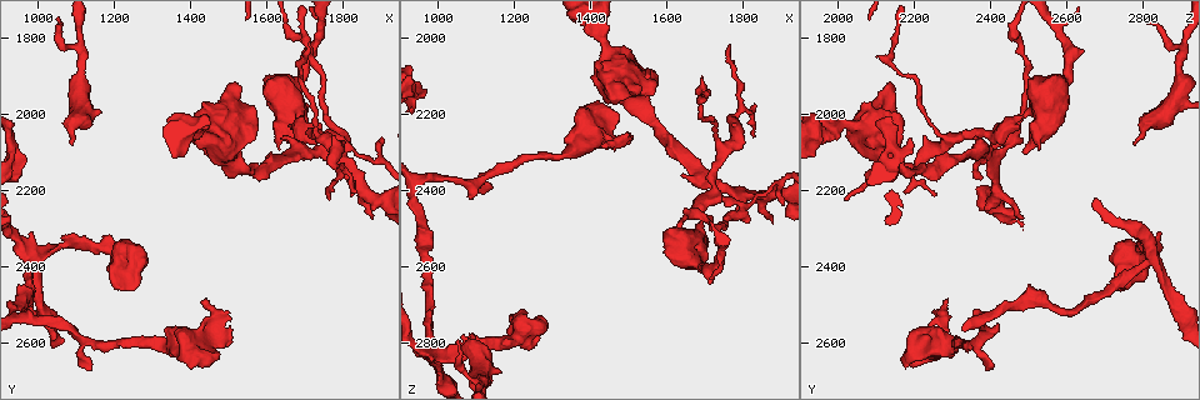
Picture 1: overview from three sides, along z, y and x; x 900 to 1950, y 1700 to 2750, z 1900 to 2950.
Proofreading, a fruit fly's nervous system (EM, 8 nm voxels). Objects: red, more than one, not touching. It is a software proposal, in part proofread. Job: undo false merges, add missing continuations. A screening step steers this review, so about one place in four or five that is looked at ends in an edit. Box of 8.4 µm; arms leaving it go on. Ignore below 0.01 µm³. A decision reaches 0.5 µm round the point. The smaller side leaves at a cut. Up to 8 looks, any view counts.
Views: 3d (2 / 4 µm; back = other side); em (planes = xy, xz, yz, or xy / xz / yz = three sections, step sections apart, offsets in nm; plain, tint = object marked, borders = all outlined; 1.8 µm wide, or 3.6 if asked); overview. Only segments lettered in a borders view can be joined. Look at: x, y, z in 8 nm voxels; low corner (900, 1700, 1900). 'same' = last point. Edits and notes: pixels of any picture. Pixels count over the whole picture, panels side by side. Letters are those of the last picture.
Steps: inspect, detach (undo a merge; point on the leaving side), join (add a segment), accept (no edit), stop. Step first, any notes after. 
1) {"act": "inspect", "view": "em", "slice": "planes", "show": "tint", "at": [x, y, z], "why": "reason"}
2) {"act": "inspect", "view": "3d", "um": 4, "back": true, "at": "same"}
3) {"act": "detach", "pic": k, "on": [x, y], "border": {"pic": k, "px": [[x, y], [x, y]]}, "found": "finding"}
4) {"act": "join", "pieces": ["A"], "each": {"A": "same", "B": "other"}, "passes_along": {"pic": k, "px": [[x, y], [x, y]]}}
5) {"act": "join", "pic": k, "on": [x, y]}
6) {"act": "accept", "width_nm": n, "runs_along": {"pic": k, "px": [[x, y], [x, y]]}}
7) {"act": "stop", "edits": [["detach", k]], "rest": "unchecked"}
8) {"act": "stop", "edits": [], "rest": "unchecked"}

{"act": "inspect", "view": "3d", "um": 2, "at": [1290, 2610, 2310], "why": "thick turns thin"}

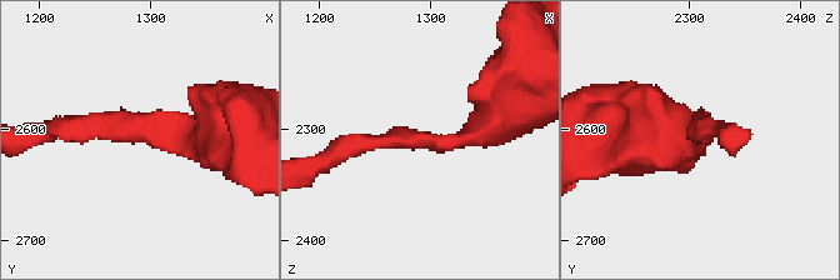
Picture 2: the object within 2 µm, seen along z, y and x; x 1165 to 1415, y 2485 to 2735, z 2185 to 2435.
{"act": "inspect", "view": "em", "slice": "xy", "step": 8, "show": "borders", "at": [1294, 2602, 2310], "why": "shape alone is not enough"}

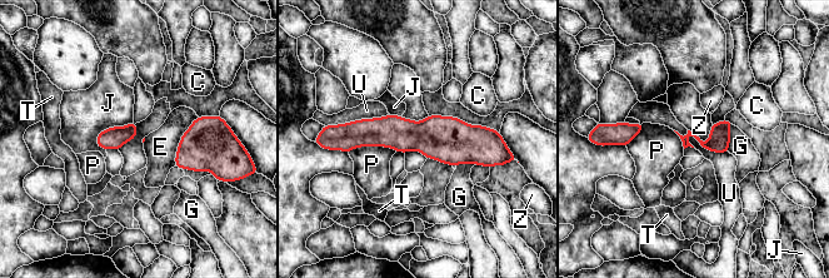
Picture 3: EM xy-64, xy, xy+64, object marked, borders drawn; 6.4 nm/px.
{"act": "accept", "each": {"C": "other", "E": "other", "G": "other", "J": "other", "P": "other", "T": "other", "U": "other", "Z": "other"}, "runs_along": {"pic": 3, "px": [[343, 133], [399, 133], [493, 145]]}, "found": "one cell here"}

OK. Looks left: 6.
{"act": "inspect", "view": "em", "um": 3.6, "slice": "yz", "step": 8, "show": "tint", "at": [985, 2535, 2370], "why": "abrupt turn"}

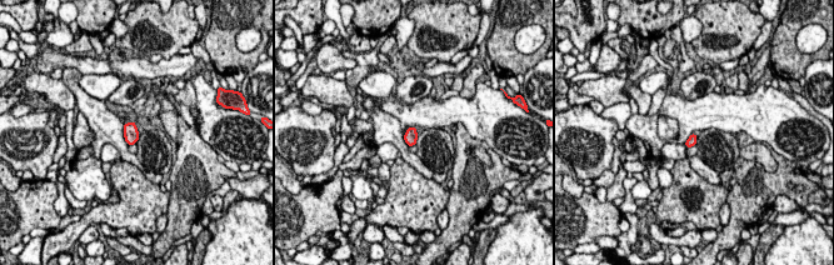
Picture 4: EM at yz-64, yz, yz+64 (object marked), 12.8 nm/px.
{"act": "inspect", "view": "em", "um": 3.6, "slice": "planes", "show": "tint", "at": "same", "why": "cut it another way"}

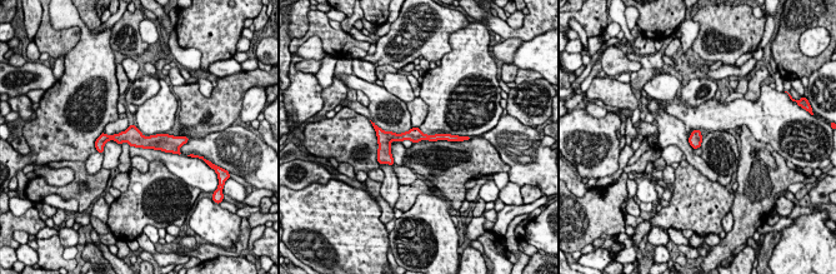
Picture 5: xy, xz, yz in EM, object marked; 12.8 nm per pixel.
{"act": "inspect", "view": "em", "um": 3.6, "slice": "planes", "show": "borders", "at": "same"}

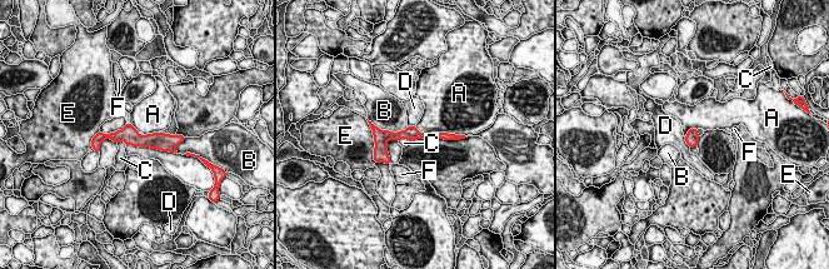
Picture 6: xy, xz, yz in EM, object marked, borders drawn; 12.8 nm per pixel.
{"act": "accept", "each": {"A": "other", "B": "other", "C": "other", "D": "other", "E": "other", "F": "other"}, "border": {"pic": 6, "px": [[415, 126], [424, 133], [458, 135]]}, "found": "continuous, no second cell"}

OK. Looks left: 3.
{"act": "inspect", "view": "3d", "um": 4, "at": [995, 2380, 2810], "why": "abrupt turn"}

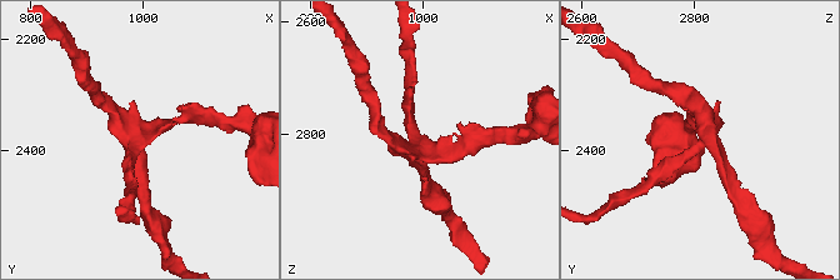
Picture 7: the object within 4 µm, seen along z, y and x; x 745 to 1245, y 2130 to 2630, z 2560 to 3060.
{"act": "inspect", "view": "em", "slice": "xz", "step": 16, "show": "tint", "at": [985, 2385, 2815], "arms": 4}

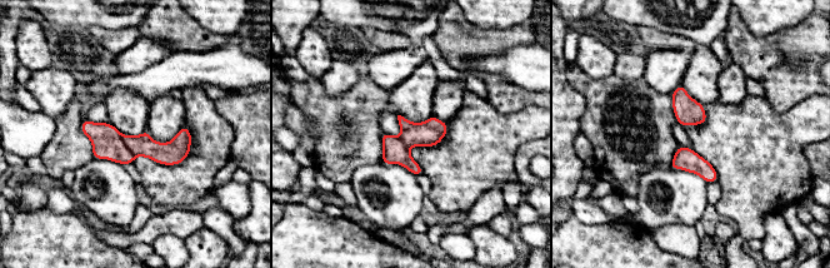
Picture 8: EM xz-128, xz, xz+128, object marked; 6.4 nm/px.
{"act": "inspect", "view": "em", "slice": "planes", "show": "borders", "at": "same", "why": "cut it another way"}

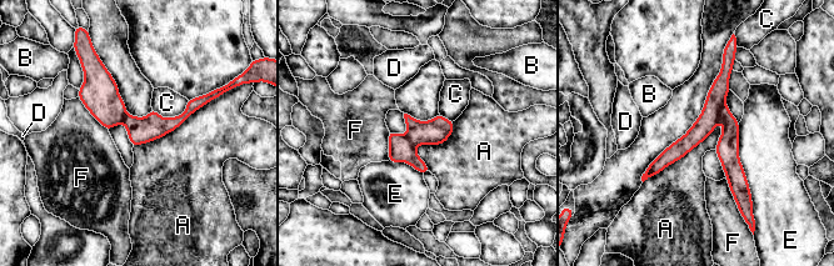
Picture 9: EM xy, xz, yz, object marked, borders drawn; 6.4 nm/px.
{"act": "detach", "pic": 9, "on": [727, 149], "each": {"A": "other", "B": "other", "C": "other", "D": "other", "E": "other", "F": "other"}, "border": {"pic": 9, "px": [[724, 101], [717, 121]]}, "found": "two cells meet here"}

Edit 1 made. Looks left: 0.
{"act": "stop", "edits": [["detach", 9]], "rest": "unchecked"}

